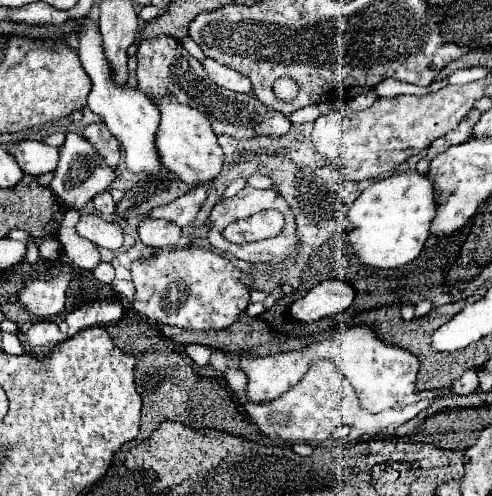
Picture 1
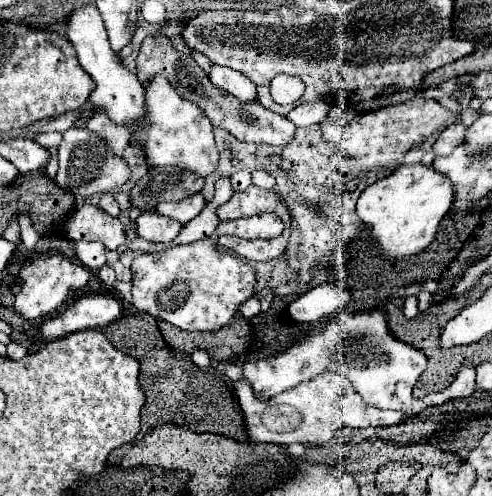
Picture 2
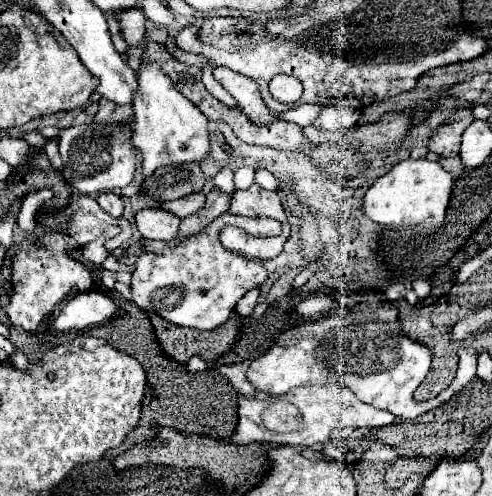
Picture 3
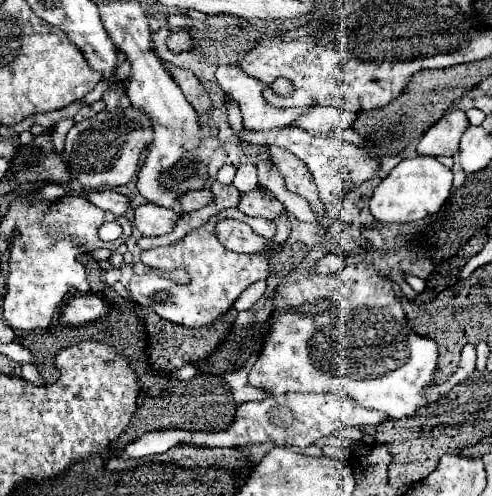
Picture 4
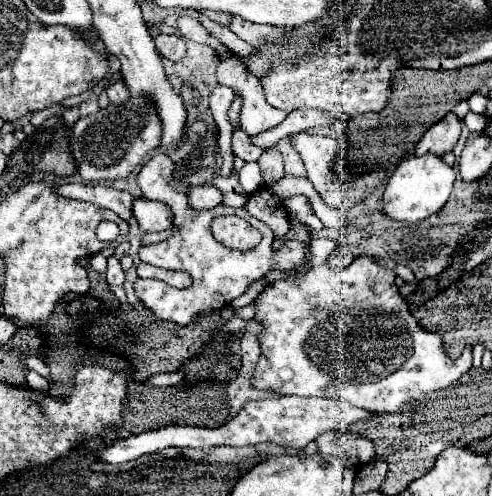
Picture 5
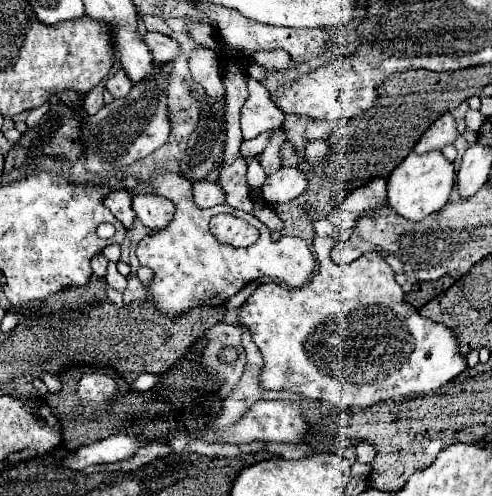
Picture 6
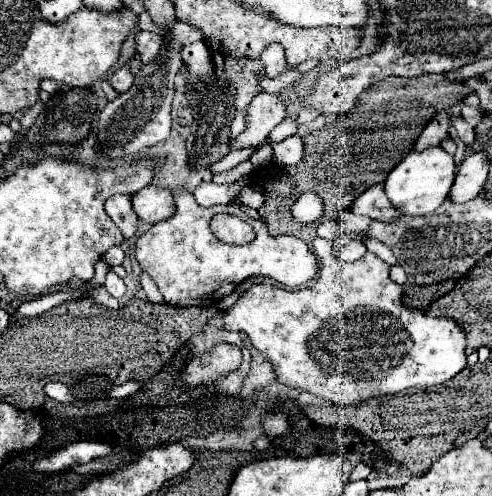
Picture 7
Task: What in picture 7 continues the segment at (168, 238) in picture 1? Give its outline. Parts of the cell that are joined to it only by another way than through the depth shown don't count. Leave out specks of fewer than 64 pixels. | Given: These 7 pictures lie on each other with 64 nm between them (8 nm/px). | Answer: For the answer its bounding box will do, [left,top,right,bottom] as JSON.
[132,186,174,224]

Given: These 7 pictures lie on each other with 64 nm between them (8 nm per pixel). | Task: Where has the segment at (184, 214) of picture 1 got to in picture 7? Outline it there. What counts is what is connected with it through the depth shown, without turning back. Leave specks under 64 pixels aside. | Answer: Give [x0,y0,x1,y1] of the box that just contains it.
[194,182,236,206]

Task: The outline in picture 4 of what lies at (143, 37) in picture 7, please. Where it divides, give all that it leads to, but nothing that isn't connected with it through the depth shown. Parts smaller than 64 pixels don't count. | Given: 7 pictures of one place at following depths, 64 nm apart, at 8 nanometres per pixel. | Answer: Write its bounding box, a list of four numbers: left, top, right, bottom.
[166,30,196,52]

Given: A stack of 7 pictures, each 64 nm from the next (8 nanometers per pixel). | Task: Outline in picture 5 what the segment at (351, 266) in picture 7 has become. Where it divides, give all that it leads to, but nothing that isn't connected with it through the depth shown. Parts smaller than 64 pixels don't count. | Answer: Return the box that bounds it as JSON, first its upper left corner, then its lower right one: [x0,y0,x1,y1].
[252,238,472,412]

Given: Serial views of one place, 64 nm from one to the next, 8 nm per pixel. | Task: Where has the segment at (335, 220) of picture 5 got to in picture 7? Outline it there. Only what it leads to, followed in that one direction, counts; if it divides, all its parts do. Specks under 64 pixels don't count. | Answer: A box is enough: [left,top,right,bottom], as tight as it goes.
[340,212,372,236]

